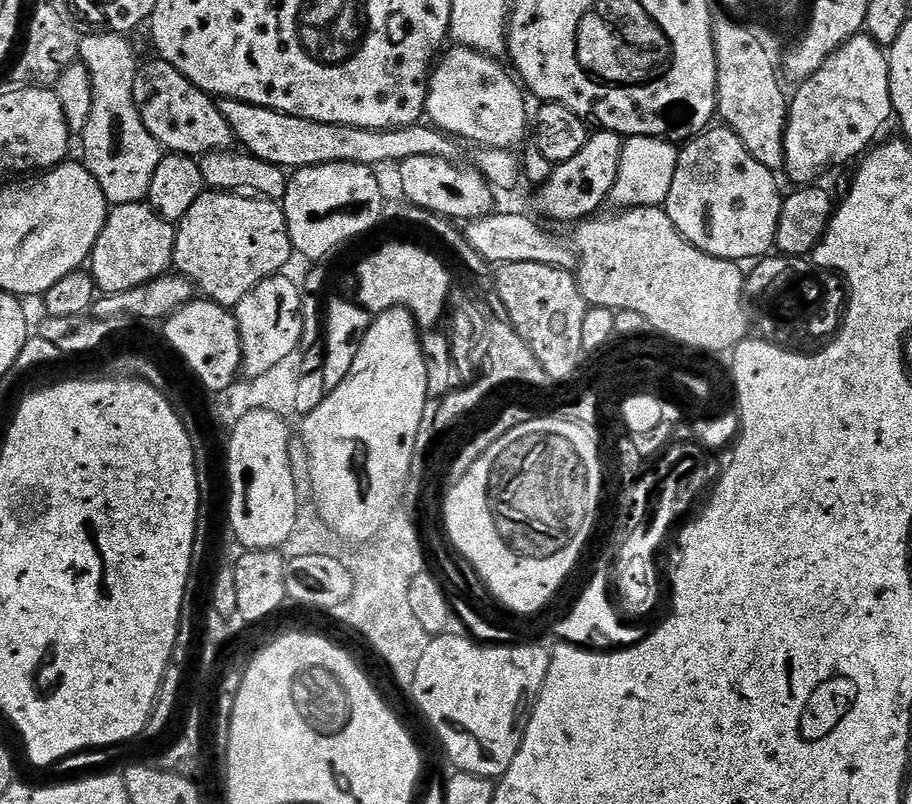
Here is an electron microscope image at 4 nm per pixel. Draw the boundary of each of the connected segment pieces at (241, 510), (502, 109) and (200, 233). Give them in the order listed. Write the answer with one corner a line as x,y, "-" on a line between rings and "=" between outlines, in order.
256,409
246,414
244,418
236,425
230,428
232,437
228,440
228,488
232,493
228,496
228,520
232,523
232,532
236,535
236,540
241,544
241,549
254,551
273,551
283,549
284,544
290,538
290,534
294,531
294,522
298,518
302,507
300,496
296,493
298,482
292,473
292,463
290,462
290,450
288,449
290,437
288,437
289,421
285,417
272,413
270,410
=
450,48
439,57
428,77
428,97
424,107
427,119
441,132
461,141
469,140
472,146
515,149
516,144
523,145
524,135
527,132
529,135
530,132
530,108
528,112
528,104
524,101
525,93
514,79
513,73
507,67
504,69
498,61
491,60
491,55
475,52
473,48
=
206,190
196,201
194,206
190,206
190,210
186,210
186,214
178,222
176,228
176,245
172,251
172,263
175,271
179,275
184,276
187,280
191,280
197,289
200,288
207,299
213,300
214,303
220,304
229,310
235,309
238,302
242,302
242,298
246,298
246,294
250,294
250,290
254,290
254,286
258,286
258,282
262,282
266,278
283,273
284,268
288,264
288,259
294,256
292,239
288,233
288,223
284,217
284,209
277,201
266,200
256,194
241,194
240,192
217,192
215,190

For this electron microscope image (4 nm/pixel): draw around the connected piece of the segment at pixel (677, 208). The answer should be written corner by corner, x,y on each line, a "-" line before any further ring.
709,127
700,135
692,137
679,149
680,157
674,170
674,182
670,182
670,194
662,207
670,222
674,222
676,229
698,250
717,256
719,260
752,262
773,251
782,191
776,185
777,177
774,173
750,155
731,128
716,127

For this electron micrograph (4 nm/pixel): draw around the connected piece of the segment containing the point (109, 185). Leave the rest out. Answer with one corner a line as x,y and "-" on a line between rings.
97,32
81,39
79,59
90,70
92,79
93,108
89,121
82,133
84,139
84,156
82,162
94,174
98,186
102,186
102,194
106,194
109,205
142,204
150,194
150,182
154,182
154,170
158,170
158,162
162,149
158,141
149,134
142,118
138,114
138,106
134,106
134,78
138,67
138,59
132,53
123,35
115,32

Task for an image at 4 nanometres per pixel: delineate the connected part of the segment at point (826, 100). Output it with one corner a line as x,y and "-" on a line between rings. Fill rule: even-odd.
867,34
847,40
797,88
800,89
796,97
791,97
788,125
784,127
783,167
796,186
807,185
815,181
815,176
824,176
831,168
863,157
873,147
884,123
893,119
888,58
885,49

